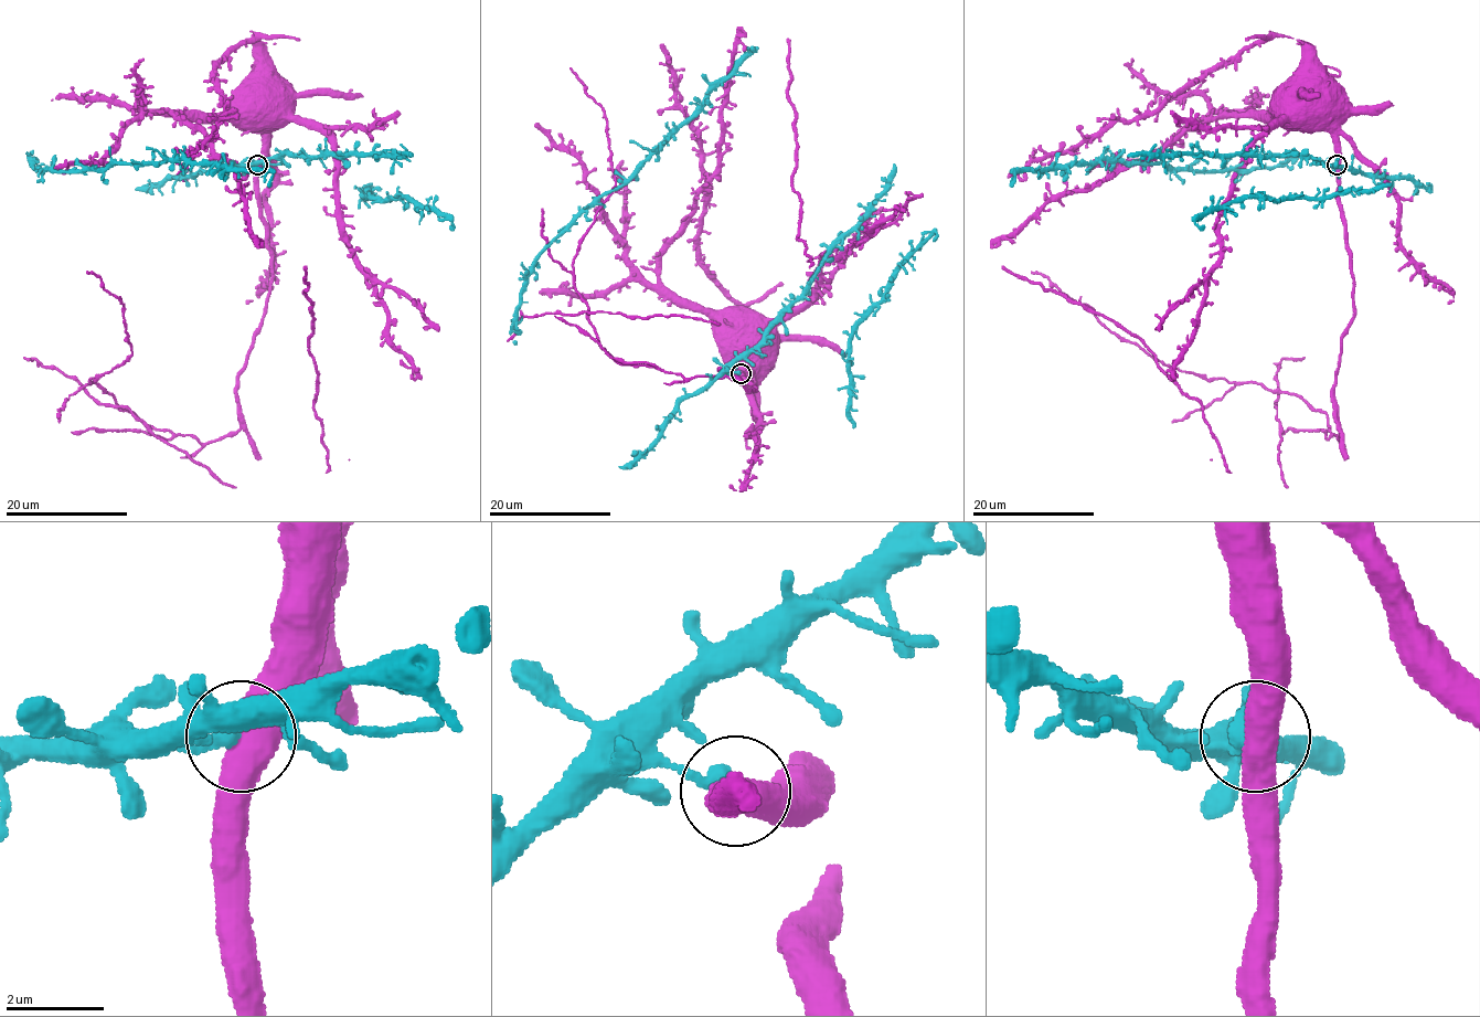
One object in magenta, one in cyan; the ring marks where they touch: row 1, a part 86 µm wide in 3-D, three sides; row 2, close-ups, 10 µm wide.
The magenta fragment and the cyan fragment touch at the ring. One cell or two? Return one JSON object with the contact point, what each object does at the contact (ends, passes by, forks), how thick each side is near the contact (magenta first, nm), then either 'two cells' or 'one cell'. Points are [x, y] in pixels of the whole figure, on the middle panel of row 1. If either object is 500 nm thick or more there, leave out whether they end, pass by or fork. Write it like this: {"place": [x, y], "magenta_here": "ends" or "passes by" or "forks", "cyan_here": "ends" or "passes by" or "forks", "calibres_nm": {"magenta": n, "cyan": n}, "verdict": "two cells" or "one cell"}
{"place": [741, 373], "calibres_nm": {"magenta": 550, "cyan": 420}, "verdict": "two cells"}

